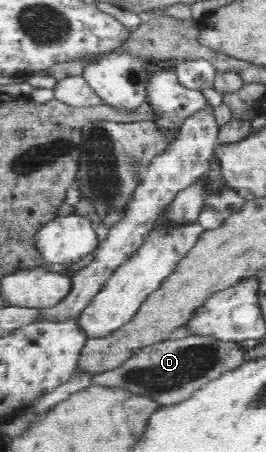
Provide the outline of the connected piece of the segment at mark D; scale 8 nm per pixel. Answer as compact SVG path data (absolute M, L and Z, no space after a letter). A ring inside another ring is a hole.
M207 335L172 337L143 348L121 367L93 378L92 383L104 387L118 387L143 397L152 397L160 405L175 405L189 399L200 387L216 380L224 373L245 363L247 350L238 343L221 341Z

